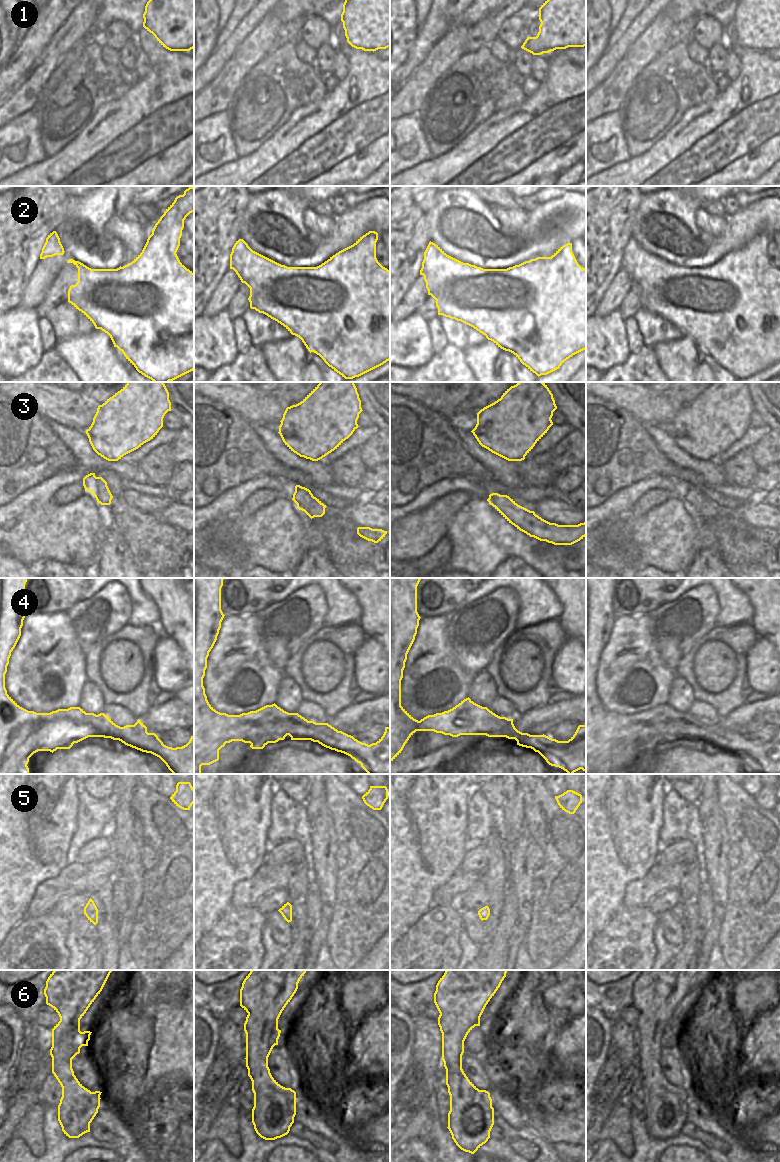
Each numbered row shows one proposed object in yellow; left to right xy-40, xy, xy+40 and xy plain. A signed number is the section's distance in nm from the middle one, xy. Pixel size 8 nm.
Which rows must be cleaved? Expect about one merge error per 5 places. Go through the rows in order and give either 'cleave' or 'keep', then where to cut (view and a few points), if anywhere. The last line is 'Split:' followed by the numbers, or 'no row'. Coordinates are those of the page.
1: keep | no cut
2: keep | no cut
3: keep | no cut
4: keep | no cut
5: keep | no cut
6: keep | no cut
Split: no row

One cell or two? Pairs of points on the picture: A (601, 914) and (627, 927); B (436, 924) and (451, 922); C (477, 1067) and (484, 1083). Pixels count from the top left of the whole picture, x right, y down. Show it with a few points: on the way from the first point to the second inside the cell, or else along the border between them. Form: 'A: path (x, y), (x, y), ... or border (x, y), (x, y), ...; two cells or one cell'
A: border (622, 906), (596, 934); two cells
B: path (440, 924), (447, 922); one cell
C: path (477, 1071), (480, 1079); one cell

